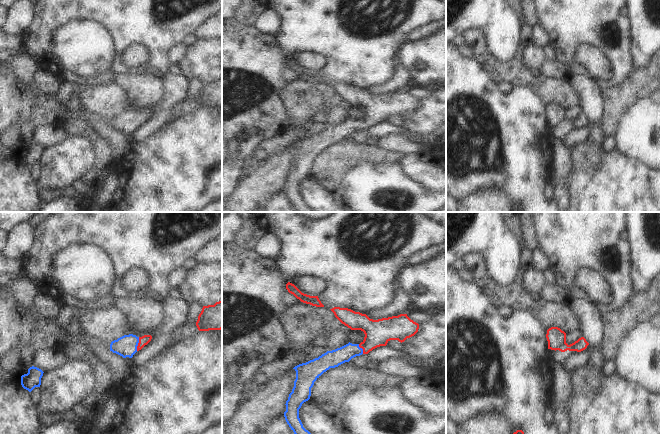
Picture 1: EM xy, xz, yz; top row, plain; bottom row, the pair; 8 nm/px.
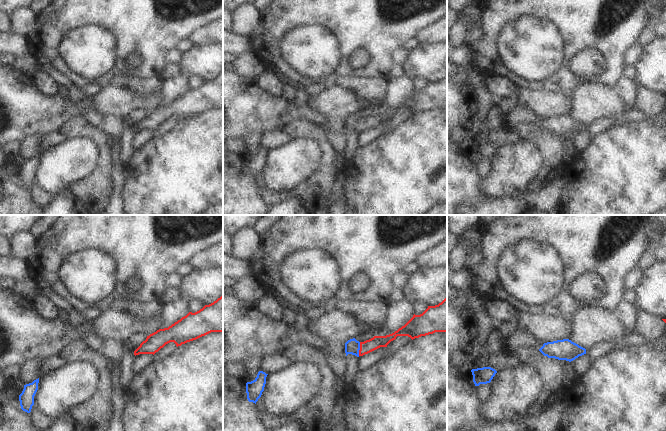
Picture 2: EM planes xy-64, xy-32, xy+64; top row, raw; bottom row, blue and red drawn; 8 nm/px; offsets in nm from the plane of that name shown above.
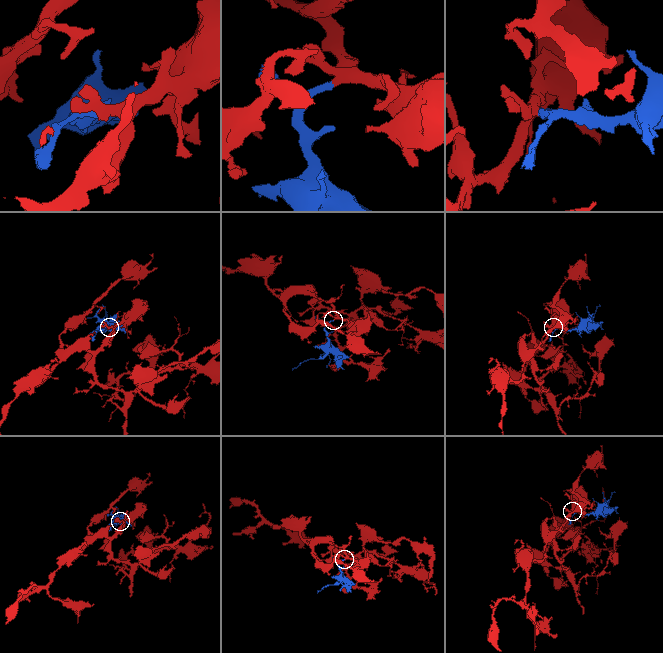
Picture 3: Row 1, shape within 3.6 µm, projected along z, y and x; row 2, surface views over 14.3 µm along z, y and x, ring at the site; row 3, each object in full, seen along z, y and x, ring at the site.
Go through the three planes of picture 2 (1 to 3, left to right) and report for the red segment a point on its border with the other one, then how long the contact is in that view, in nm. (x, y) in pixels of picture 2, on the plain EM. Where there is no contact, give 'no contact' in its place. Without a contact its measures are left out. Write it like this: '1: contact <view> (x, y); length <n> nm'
1: no contact
2: contact xy-32 (359, 125); length 110 nm
3: no contact

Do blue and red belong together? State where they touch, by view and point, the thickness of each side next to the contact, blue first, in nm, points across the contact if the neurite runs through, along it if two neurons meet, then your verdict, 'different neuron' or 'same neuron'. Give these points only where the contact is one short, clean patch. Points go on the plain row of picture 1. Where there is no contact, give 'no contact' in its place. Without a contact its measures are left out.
xy (137, 120) | 180/80 nm | across xy (126, 122), (137, 120), (144, 116) | same neuron

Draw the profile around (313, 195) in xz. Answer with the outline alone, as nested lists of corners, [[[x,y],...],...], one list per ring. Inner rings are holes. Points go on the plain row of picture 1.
[[[310,175],[299,185],[299,194],[303,203],[313,212],[347,212],[343,206],[336,204],[330,192],[323,189]]]

